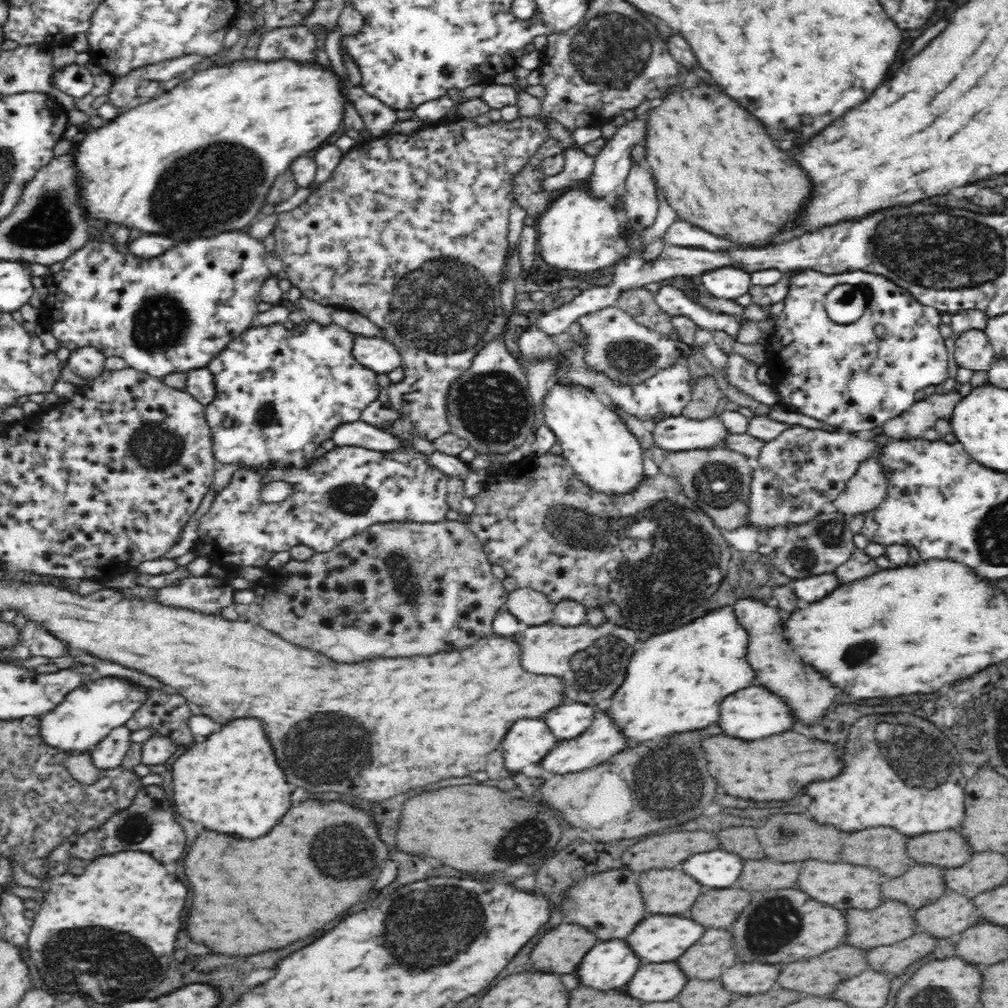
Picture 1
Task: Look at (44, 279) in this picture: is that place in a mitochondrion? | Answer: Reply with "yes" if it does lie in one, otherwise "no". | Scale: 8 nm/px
no

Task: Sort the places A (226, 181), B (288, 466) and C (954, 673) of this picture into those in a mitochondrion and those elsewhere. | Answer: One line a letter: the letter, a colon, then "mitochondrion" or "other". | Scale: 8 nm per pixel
A: mitochondrion
B: other
C: other

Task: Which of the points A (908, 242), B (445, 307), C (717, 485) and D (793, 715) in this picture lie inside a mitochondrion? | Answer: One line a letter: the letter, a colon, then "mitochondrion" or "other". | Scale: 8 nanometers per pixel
A: mitochondrion
B: mitochondrion
C: mitochondrion
D: other

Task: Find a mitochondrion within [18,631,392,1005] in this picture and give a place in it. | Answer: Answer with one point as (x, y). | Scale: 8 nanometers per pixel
(76, 955)

